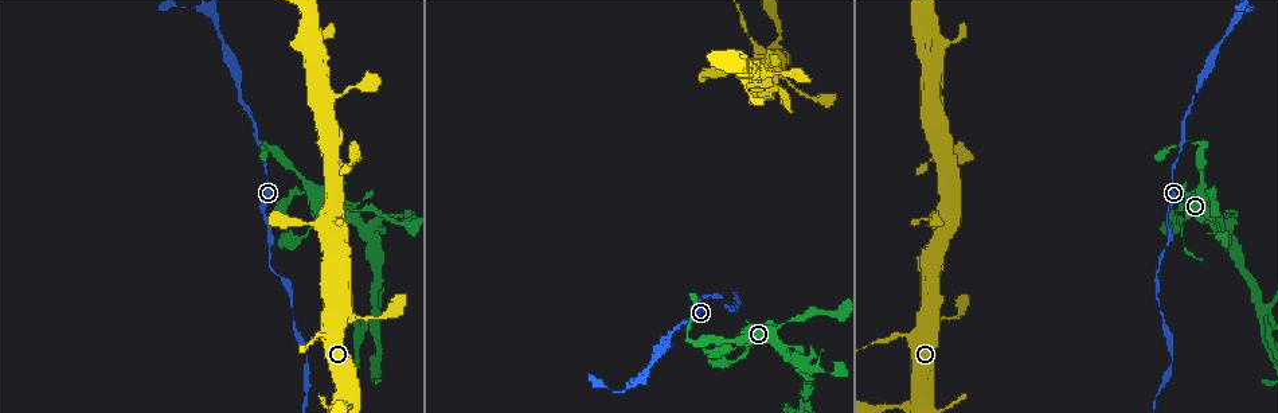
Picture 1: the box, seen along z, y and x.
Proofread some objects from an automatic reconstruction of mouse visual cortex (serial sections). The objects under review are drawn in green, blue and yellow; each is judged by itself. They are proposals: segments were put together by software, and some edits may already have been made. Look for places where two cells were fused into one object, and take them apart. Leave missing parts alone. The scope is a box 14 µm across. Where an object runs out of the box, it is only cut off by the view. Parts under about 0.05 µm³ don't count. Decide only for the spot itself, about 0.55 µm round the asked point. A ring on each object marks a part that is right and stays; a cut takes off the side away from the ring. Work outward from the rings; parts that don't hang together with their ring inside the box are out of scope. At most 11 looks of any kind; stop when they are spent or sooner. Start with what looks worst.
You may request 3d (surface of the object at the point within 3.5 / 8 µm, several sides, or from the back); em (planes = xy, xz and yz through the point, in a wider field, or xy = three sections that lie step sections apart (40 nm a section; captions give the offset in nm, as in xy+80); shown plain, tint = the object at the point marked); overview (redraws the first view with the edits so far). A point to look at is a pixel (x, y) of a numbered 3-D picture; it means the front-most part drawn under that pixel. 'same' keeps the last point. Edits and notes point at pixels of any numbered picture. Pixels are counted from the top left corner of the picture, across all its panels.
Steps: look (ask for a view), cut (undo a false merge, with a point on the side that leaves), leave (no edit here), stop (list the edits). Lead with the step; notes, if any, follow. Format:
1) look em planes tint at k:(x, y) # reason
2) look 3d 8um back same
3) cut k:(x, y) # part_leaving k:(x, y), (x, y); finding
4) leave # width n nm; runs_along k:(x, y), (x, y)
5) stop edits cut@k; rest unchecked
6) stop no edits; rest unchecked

look 3d 8um at 1:(726, 348) # thick turns thin

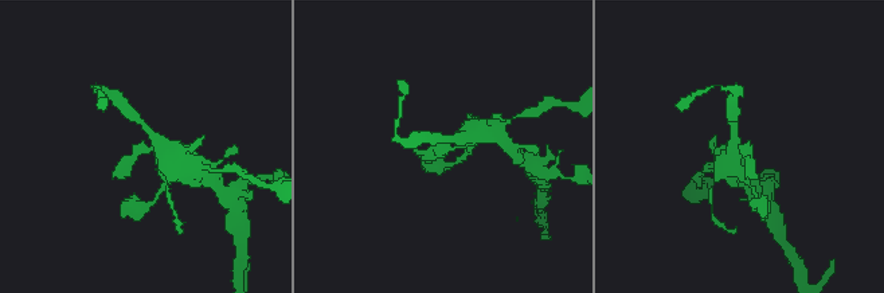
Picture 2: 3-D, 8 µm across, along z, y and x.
look em xy step 2 tint at 2:(143, 152) # arms 3; arm_widths 200, 250, 500 nm; shape alone is not enough

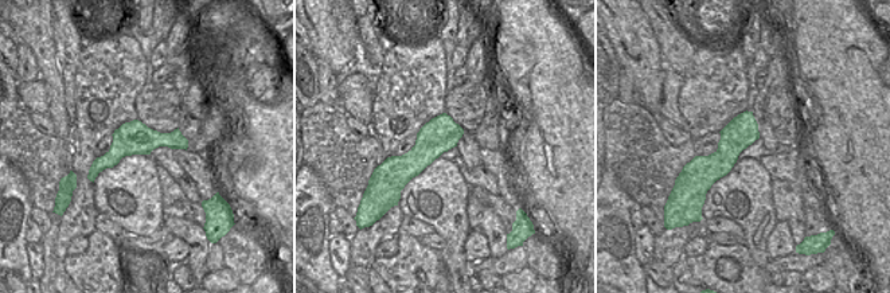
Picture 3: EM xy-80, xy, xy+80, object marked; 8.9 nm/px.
leave # runs_along 2:(469, 132), (453, 149), (418, 153); all the same cell

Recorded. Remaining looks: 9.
look 3d 8um at 1:(207, 12) # sudden change in width

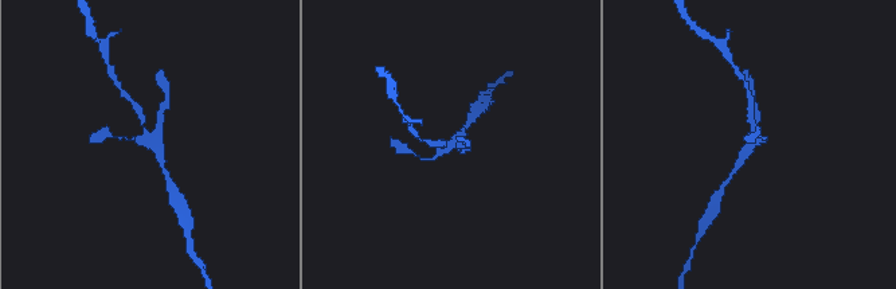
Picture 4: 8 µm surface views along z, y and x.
look 3d 3.5um at 4:(152, 147) # zoom in

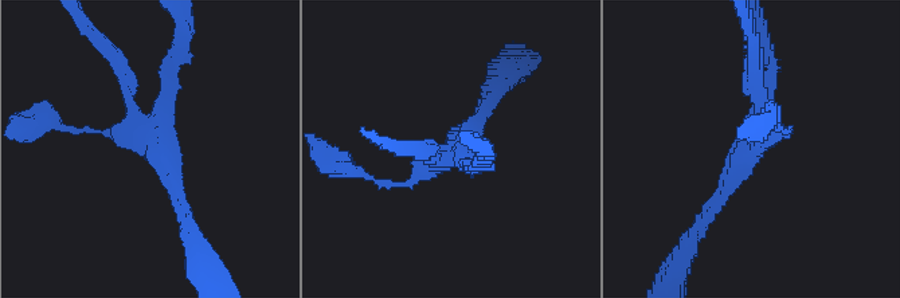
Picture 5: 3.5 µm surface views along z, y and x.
look em xy step 1 tint at 5:(147, 147) # now the EM

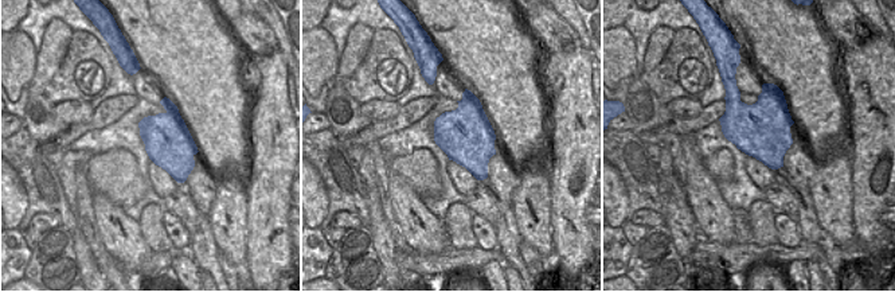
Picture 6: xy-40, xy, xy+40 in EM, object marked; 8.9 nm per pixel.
leave # continuous, no second cell

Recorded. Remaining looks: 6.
look 3d 3.5um at 1:(393, 214) # thick turns thin

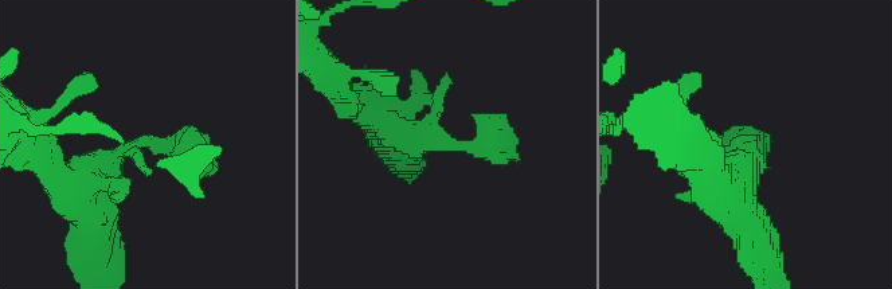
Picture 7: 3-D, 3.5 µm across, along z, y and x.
look em xy step 3 tint at 7:(453, 144) # need the tissue

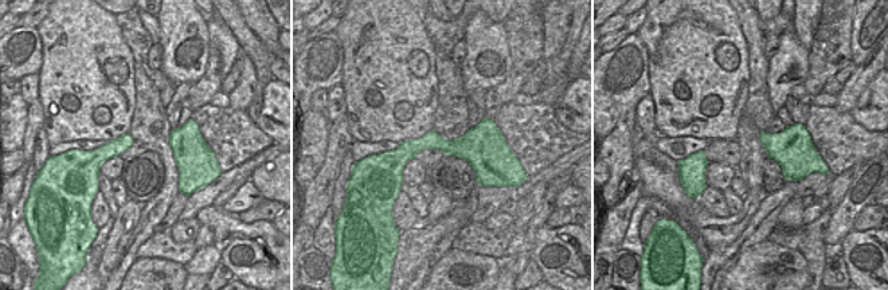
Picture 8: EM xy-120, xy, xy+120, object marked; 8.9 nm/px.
look em xy step 1 tint same # cut it another way

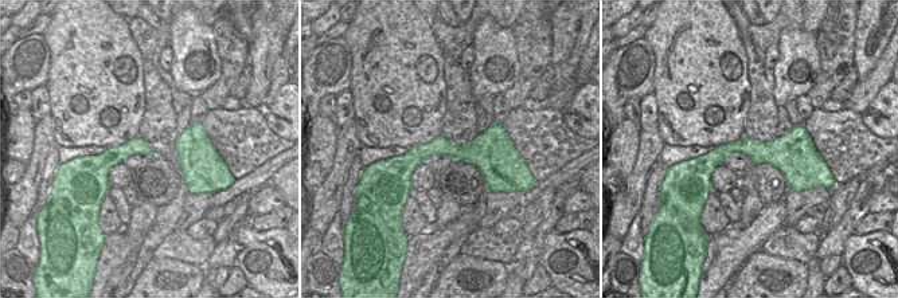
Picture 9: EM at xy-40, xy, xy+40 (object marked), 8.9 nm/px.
leave # runs_along 9:(508, 157), (430, 148), (394, 163); one cell here

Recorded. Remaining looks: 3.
look 3d 3.5um at 1:(317, 335) # a narrow waist

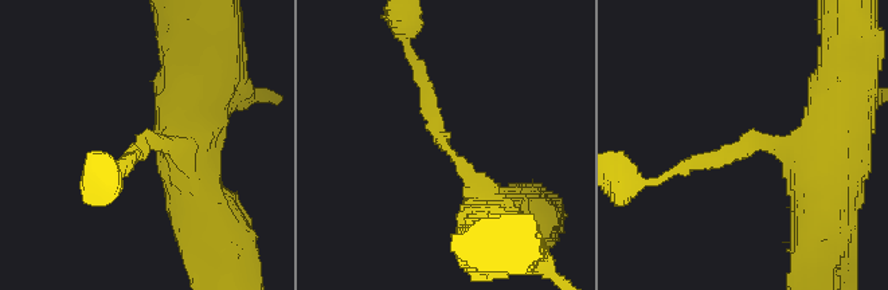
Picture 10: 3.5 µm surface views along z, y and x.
look em xy step 2 tint at 10:(446, 150) # arm_widths 200, 400 nm

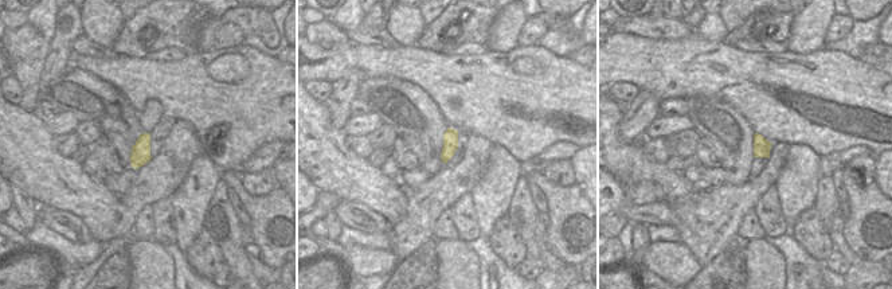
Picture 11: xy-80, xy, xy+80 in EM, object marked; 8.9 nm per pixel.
leave # runs_along 10:(488, 222), (434, 126), (422, 74); all the same cell

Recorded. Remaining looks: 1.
stop no edits; rest unchecked

